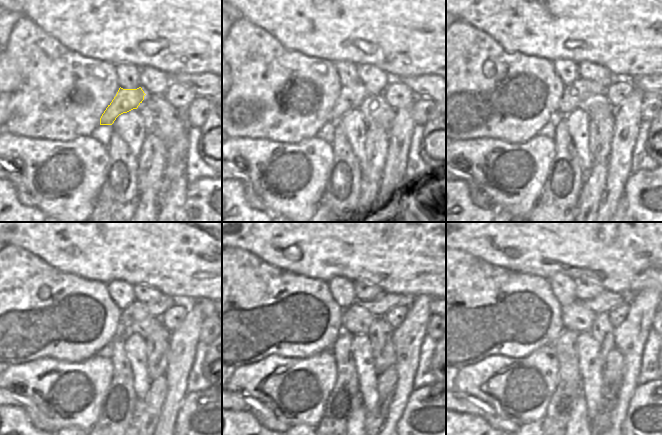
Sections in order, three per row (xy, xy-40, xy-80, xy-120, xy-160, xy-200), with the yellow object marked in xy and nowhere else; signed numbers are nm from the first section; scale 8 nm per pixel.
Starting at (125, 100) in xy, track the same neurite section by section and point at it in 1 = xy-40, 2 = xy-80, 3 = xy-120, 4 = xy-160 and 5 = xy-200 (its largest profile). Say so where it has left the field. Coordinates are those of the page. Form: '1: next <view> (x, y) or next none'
1: next xy-40 (350, 98)
2: next xy-80 (574, 94)
3: next xy-120 (136, 311)
4: next xy-160 (379, 307)
5: next xy-200 (607, 300)

